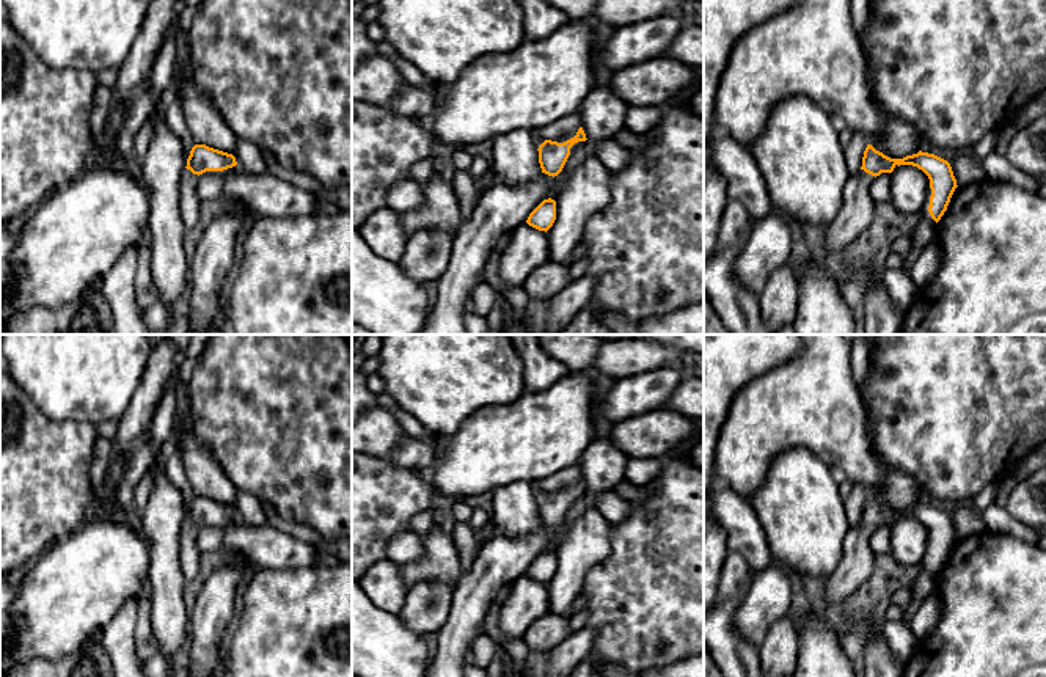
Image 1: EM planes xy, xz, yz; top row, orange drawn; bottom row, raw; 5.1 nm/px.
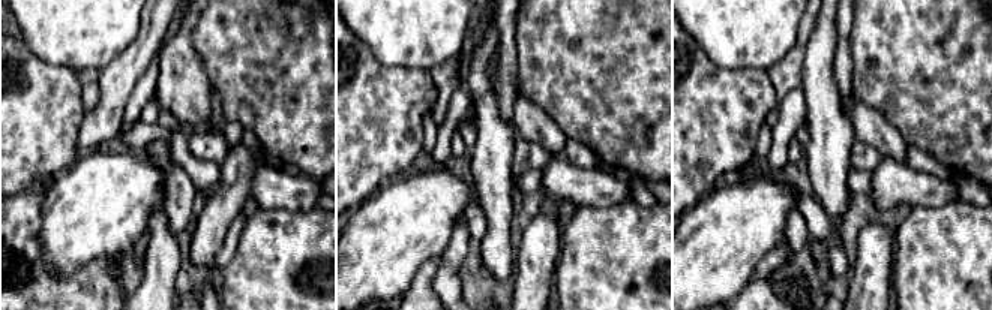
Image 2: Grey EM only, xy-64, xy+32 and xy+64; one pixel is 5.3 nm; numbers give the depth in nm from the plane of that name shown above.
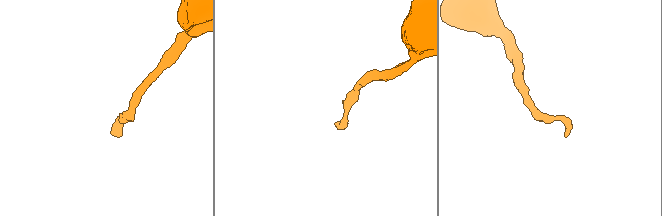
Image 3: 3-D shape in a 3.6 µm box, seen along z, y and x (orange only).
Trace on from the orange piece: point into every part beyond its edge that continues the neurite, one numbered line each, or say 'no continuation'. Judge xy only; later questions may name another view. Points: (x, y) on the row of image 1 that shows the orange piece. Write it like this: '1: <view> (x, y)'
1: xy (189, 203)

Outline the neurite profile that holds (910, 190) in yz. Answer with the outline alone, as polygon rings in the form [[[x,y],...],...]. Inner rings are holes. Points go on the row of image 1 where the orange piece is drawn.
[[[900,165],[892,171],[891,203],[902,212],[920,217],[930,206],[930,179],[913,165]]]

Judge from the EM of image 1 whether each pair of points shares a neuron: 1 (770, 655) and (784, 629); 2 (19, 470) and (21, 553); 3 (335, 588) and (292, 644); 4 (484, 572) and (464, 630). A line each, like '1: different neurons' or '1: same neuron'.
1: same neuron
2: same neuron
3: same neuron
4: same neuron

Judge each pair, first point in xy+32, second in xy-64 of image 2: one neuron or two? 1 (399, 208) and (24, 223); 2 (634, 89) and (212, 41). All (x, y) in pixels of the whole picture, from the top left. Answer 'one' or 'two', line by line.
1: two
2: one

